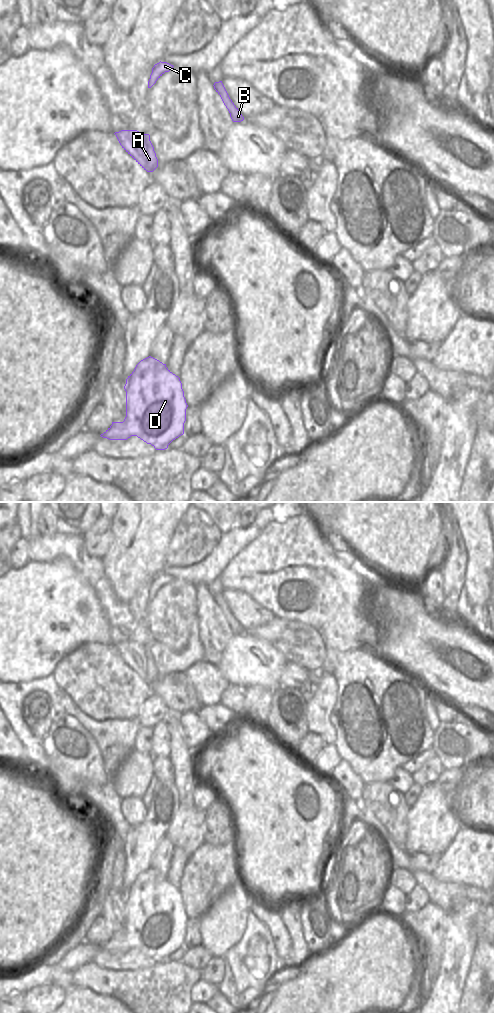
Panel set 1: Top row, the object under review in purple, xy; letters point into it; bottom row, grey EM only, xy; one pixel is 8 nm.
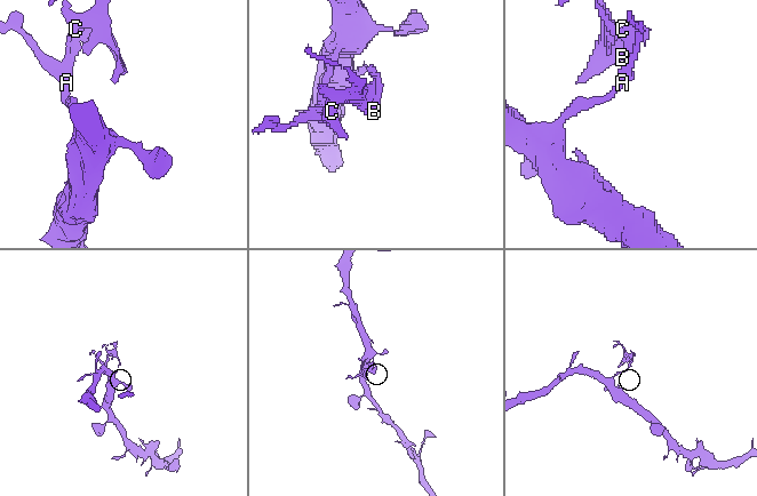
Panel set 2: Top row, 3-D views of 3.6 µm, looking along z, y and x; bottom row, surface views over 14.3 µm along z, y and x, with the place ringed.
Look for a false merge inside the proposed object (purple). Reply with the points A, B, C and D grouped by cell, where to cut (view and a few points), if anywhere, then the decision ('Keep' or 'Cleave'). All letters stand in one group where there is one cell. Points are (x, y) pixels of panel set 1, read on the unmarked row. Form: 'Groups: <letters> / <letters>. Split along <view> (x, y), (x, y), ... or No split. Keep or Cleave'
Groups: A D / B C. Split along xy (145, 646), (147, 659), (153, 662). Cleave.

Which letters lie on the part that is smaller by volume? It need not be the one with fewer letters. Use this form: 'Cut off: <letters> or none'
Cut off: B, C

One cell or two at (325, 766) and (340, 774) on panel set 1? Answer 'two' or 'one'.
two

